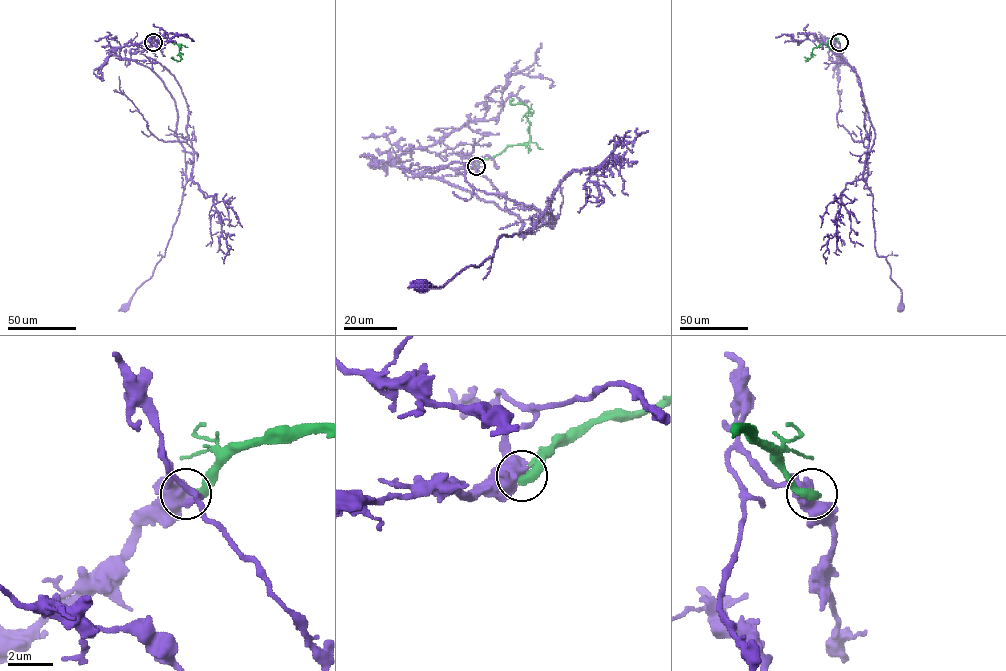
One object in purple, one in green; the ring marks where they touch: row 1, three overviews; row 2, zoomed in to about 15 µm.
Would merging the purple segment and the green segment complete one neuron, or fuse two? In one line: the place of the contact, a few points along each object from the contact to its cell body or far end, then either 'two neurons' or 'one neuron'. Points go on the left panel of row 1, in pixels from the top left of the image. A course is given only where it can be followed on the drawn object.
place (153, 42); course purple (153, 42), (131, 58), (149, 68), (175, 102), (187, 183), (165, 254), (125, 307); course green (153, 42), (168, 38), (181, 44), (181, 59), (174, 60), (172, 57); two neurons

